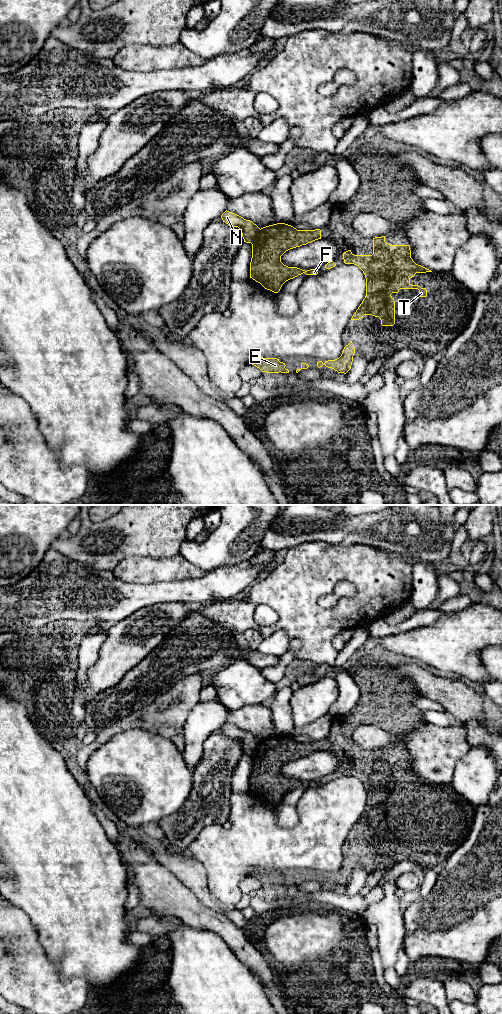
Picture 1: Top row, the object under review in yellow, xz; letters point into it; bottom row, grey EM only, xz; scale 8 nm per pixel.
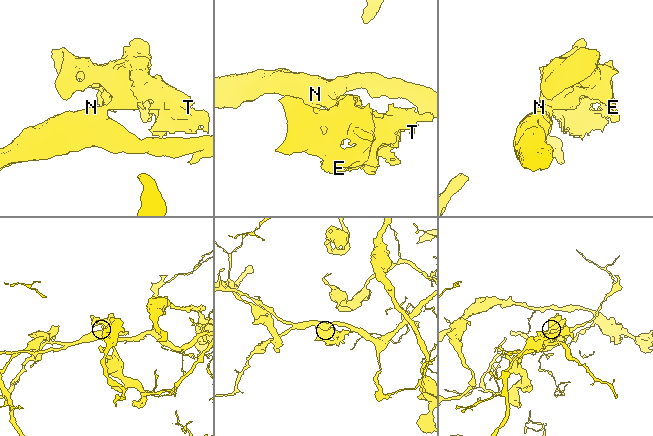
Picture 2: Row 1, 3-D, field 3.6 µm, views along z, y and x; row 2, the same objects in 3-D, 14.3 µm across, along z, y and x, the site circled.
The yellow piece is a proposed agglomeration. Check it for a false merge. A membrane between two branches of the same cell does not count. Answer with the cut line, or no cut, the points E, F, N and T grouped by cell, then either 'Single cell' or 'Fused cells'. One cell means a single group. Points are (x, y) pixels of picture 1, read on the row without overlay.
Split along xz (260, 741), (256, 750), (251, 755). Groups: E F T / N. Fused cells

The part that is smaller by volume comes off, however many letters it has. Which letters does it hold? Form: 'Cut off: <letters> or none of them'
Cut off: E, F, T

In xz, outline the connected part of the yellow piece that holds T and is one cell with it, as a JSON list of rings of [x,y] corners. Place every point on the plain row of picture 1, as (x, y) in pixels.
[[[385,748],[375,749],[372,767],[354,767],[351,762],[348,762],[343,765],[343,771],[345,776],[357,777],[366,790],[366,808],[351,832],[359,832],[364,827],[372,827],[380,830],[382,838],[393,838],[395,836],[395,813],[391,808],[392,805],[398,805],[400,801],[418,801],[420,809],[427,808],[426,800],[412,797],[410,791],[416,785],[432,783],[413,773],[409,757],[390,757],[385,754]]]

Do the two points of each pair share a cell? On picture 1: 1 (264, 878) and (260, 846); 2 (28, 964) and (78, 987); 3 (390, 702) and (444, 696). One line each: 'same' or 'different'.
1: different
2: same
3: different

